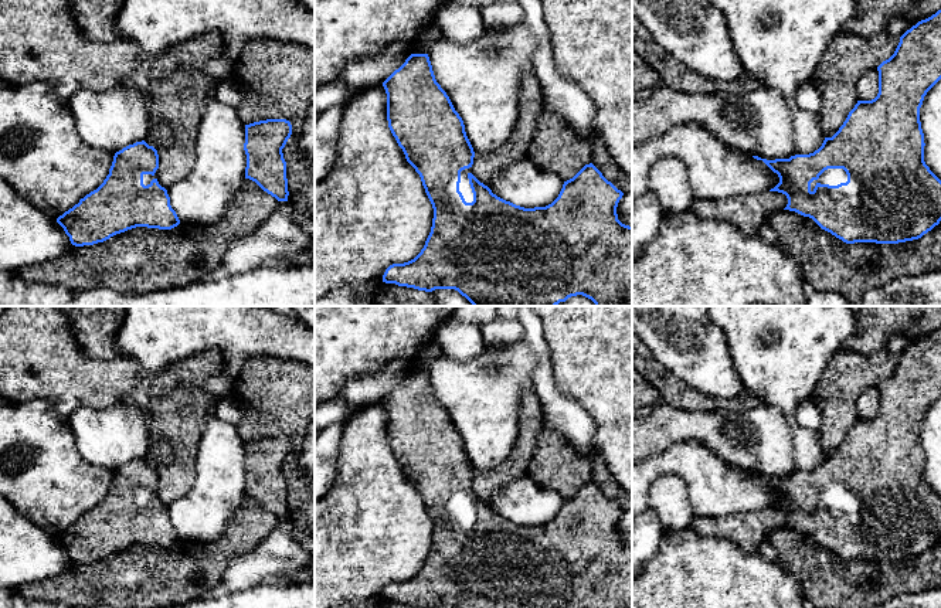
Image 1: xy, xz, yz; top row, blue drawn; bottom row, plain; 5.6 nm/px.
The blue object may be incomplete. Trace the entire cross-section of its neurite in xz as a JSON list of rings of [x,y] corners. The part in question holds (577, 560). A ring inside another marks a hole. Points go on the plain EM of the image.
[[[411,371],[405,380],[383,400],[383,404],[387,411],[388,445],[402,466],[407,479],[419,492],[434,526],[431,550],[421,570],[408,580],[390,582],[383,592],[383,599],[418,608],[632,608],[632,544],[622,541],[616,531],[616,524],[624,510],[608,499],[592,480],[585,482],[573,496],[564,499],[558,514],[551,522],[534,526],[516,523],[493,512],[488,503],[473,493],[472,482],[475,469],[466,454],[463,438],[455,428],[446,410],[436,400],[428,371]]]

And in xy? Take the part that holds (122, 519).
[[[145,458],[116,469],[103,500],[57,536],[75,564],[94,563],[136,544],[171,547],[180,541],[167,507],[157,499],[159,472]]]

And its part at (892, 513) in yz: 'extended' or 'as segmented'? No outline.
extended

